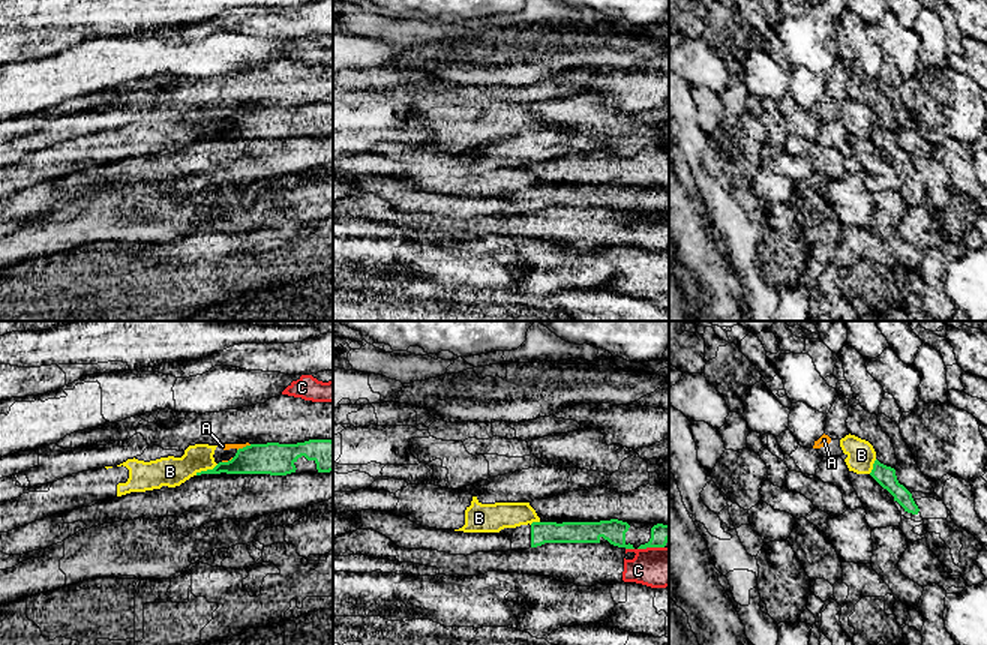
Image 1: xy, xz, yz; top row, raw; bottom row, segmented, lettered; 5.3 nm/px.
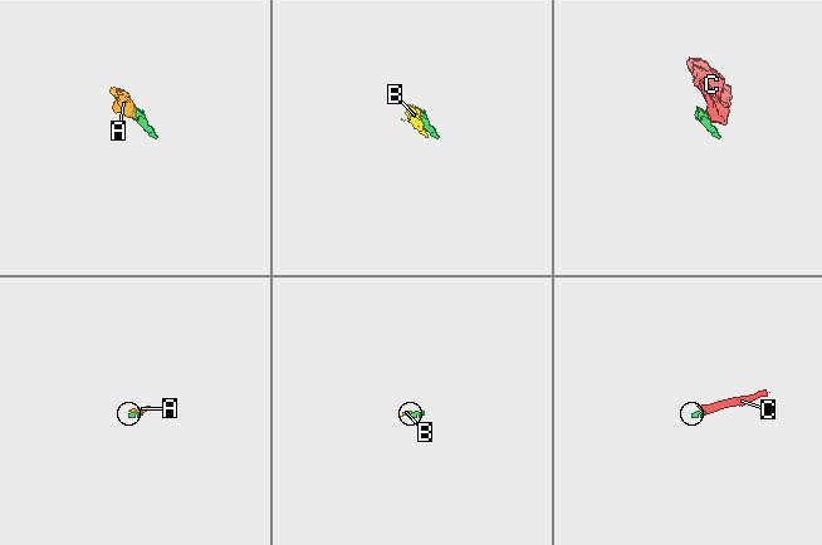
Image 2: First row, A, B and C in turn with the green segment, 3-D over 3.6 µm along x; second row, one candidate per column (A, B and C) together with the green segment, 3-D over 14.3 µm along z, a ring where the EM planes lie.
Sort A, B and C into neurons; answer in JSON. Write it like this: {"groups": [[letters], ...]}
{"groups": [["A", "B"], ["C"]]}

